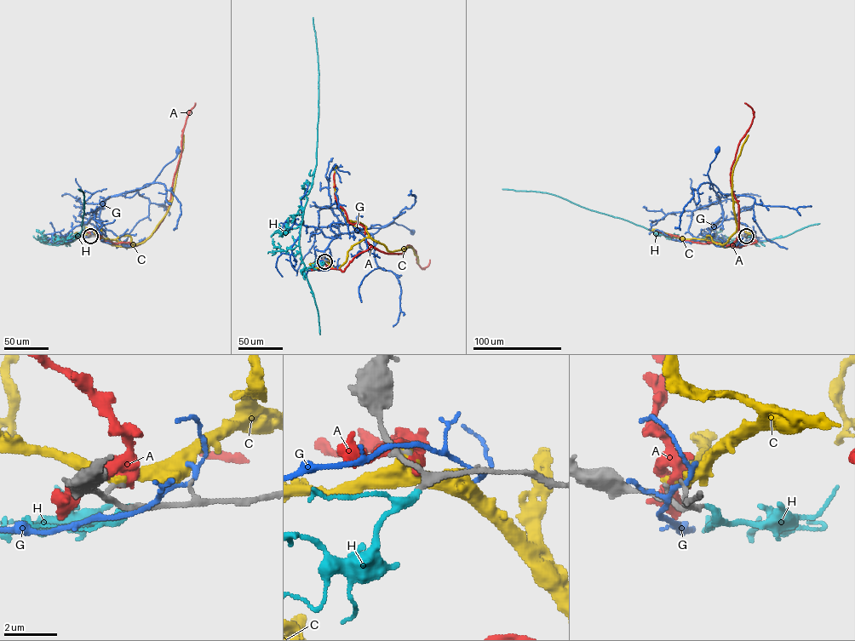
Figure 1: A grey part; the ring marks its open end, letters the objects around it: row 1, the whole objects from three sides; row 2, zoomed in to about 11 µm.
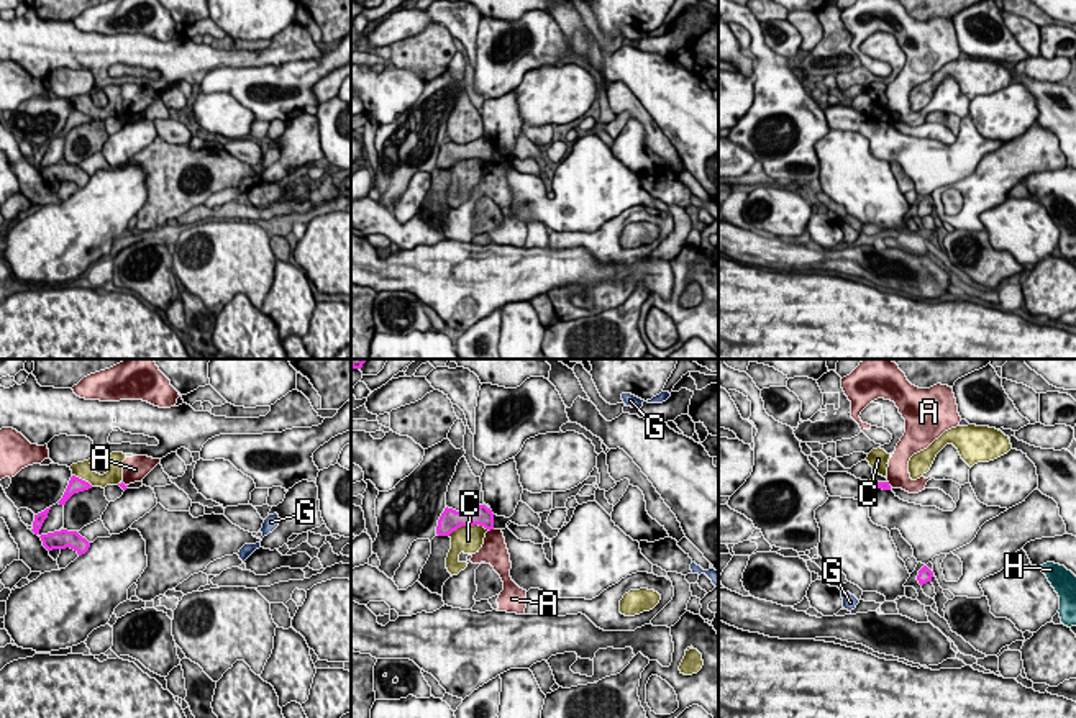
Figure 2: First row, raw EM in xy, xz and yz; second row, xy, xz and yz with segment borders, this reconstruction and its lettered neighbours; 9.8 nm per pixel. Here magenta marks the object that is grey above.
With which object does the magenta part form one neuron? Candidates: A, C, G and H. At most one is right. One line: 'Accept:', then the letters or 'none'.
Accept: H

